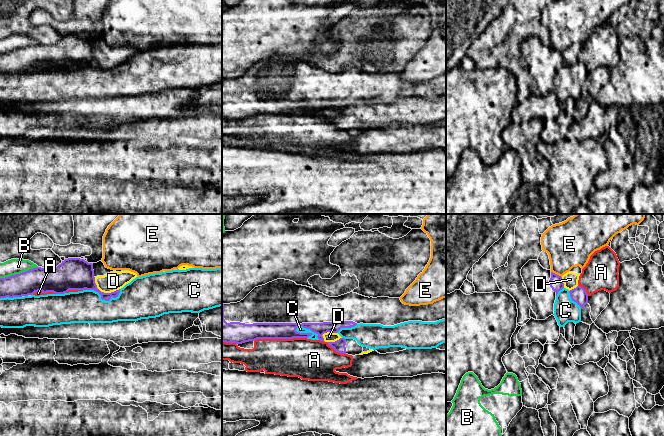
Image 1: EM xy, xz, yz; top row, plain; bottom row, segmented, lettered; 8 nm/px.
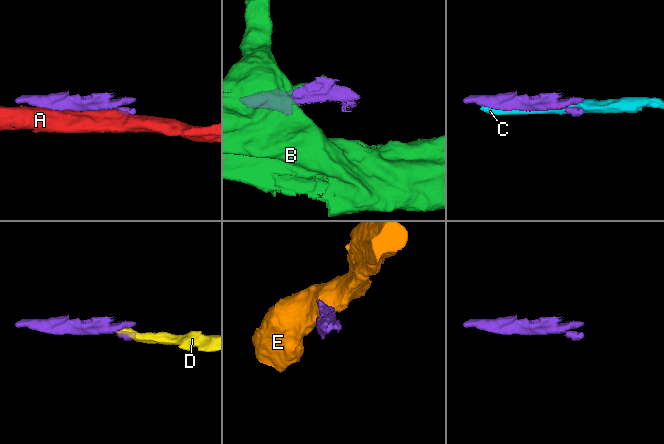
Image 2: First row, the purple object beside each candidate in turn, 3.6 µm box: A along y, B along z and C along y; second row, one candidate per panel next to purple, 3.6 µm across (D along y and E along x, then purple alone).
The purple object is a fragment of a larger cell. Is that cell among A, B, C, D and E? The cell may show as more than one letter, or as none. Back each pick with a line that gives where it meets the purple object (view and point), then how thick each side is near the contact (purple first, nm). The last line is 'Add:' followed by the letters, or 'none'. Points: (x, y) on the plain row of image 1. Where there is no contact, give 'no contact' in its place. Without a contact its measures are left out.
Add: none

